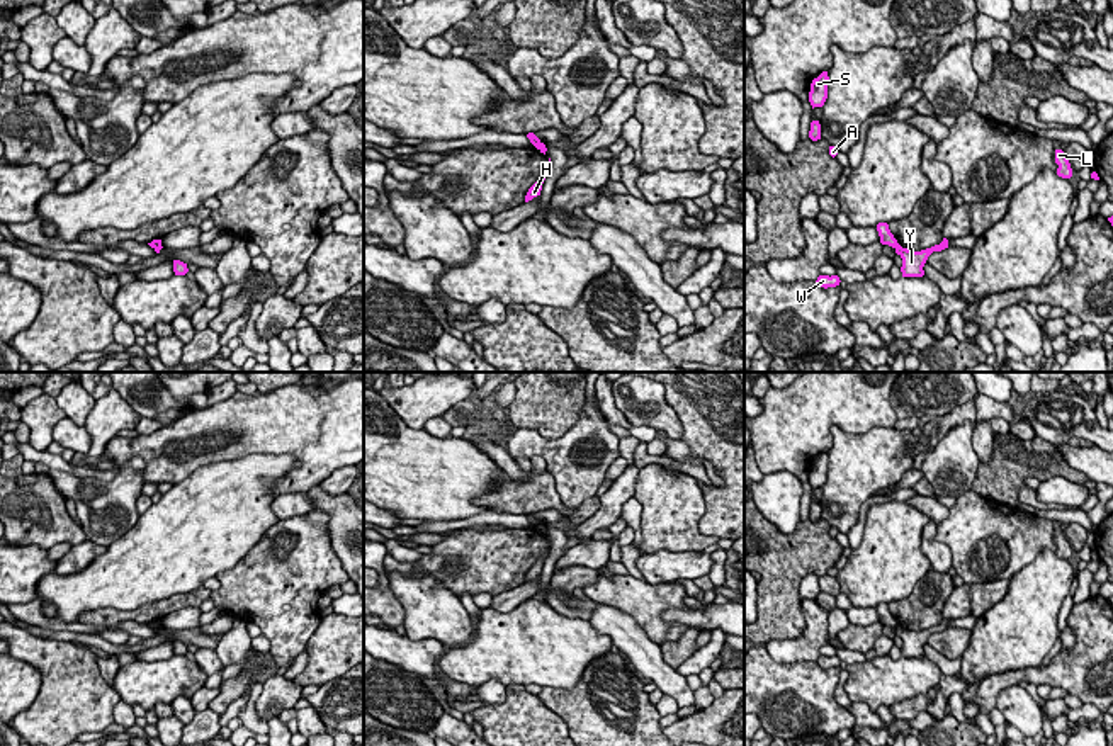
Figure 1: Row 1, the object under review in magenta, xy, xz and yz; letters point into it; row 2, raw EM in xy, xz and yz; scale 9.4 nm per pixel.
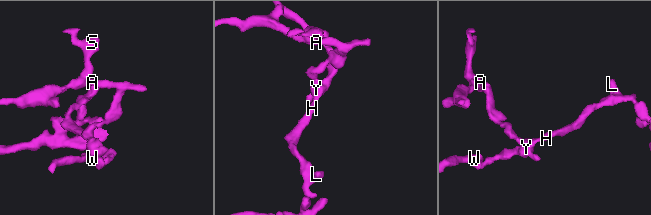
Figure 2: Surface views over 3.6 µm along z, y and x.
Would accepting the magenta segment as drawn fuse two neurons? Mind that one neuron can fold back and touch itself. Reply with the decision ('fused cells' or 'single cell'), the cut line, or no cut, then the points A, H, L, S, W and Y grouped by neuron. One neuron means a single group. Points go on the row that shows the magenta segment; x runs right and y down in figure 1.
fused cells; cut xy (160, 245), (155, 250); groups A S / H L W Y

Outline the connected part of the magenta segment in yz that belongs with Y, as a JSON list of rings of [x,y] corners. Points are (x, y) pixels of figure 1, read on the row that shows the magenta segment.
[[[943,238],[943,241],[940,245],[935,245],[931,248],[921,250],[921,251],[914,251],[914,250],[907,250],[902,248],[901,245],[895,246],[895,253],[902,258],[902,277],[923,277],[924,275],[924,263],[928,260],[928,257],[933,251],[941,251],[948,248],[948,240]]]

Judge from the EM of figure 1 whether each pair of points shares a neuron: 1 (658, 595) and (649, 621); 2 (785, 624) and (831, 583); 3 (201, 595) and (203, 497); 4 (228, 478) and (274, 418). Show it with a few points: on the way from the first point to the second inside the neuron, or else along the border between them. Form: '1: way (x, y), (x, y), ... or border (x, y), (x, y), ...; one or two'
1: way (651, 602), (649, 614); one
2: border (826, 571), (818, 576); two
3: border (201, 585), (163, 600); two
4: border (284, 452), (245, 454), (206, 466); two

